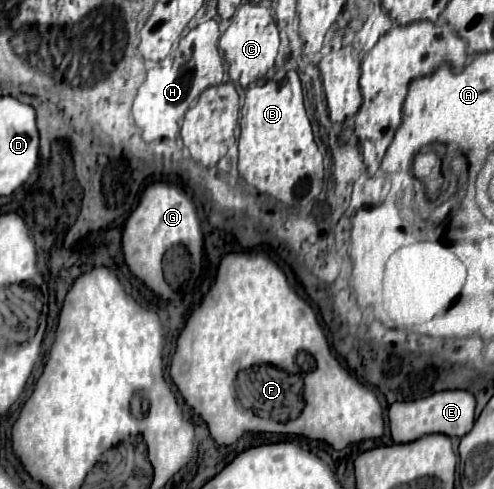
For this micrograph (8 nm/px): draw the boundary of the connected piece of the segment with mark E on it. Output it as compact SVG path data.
M439 391L417 401L397 401L389 405L389 429L395 443L409 443L429 433L463 437L475 423L475 397L469 391Z

